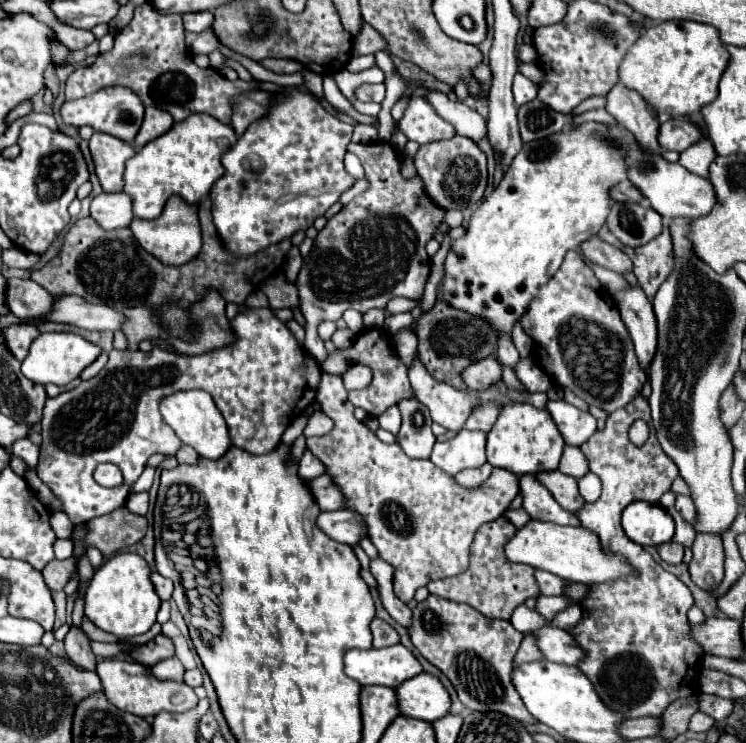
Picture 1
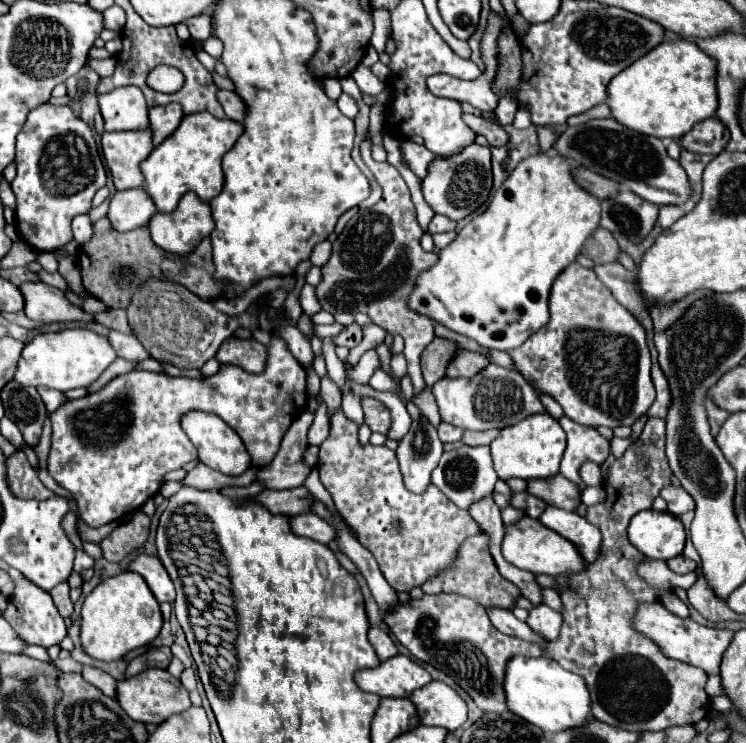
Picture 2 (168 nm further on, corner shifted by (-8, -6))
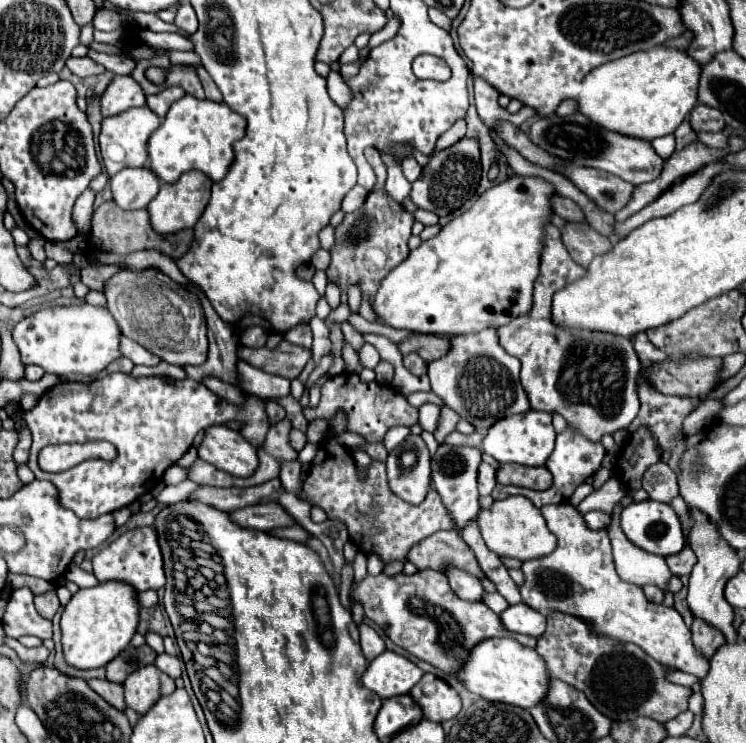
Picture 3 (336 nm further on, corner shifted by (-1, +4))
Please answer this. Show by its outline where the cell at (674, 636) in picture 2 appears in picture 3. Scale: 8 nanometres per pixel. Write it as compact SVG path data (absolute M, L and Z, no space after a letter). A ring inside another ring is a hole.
M567 502L543 506L541 514L547 520L547 528L557 536L557 548L549 556L525 560L521 564L521 572L525 576L525 582L519 586L523 604L541 612L543 616L563 612L581 618L589 624L593 634L617 642L637 644L655 662L703 680L709 672L709 662L705 662L705 658L693 650L689 628L685 626L681 614L675 608L649 602L641 586L623 582L617 576L607 532L589 530L583 516Z

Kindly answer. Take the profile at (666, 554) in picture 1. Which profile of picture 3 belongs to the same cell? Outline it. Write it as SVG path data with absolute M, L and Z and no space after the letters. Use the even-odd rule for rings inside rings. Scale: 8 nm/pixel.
M683 548L679 554L673 554L667 560L667 566L671 570L671 574L675 576L685 576L685 574L691 574L695 562L697 562L697 556L693 554L691 548Z

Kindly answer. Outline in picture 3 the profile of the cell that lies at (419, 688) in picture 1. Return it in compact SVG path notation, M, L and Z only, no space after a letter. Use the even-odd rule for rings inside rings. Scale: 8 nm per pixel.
M425 674L419 684L411 690L413 700L421 706L425 718L433 720L433 722L443 722L443 720L451 720L459 714L461 710L461 698L459 694L443 680L439 680L433 674ZM425 684L435 684L435 692L433 694L423 694L423 686Z

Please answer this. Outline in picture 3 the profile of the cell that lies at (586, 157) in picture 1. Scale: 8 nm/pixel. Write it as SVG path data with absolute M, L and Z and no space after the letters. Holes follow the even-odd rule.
M523 176L507 178L483 192L467 212L453 218L437 236L411 250L405 262L387 272L371 302L371 310L379 322L415 334L471 334L483 328L499 328L519 314L529 312L533 304L533 282L539 274L541 234L553 214L553 192L549 182Z

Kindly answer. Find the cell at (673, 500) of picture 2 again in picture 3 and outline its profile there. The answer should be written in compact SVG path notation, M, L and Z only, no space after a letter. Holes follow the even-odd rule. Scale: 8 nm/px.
M657 462L643 474L643 488L651 500L671 502L679 494L677 474L665 462Z

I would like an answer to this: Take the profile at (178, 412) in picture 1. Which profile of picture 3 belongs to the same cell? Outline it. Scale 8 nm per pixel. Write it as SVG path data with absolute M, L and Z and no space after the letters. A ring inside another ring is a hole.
M227 426L207 428L205 440L199 446L199 458L231 476L241 478L249 478L259 466L257 448Z

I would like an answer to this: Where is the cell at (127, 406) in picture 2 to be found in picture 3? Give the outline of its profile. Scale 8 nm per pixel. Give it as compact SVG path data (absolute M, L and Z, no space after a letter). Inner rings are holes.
M109 374L103 380L93 380L93 382L59 382L57 386L49 388L31 410L25 410L25 426L31 432L31 458L29 458L29 468L33 470L37 480L47 480L57 488L57 496L63 508L73 510L79 518L97 518L101 514L115 512L119 508L129 506L131 502L139 500L143 494L147 494L153 486L163 482L163 474L169 466L173 466L193 444L193 438L199 430L209 428L213 424L225 424L229 420L239 420L243 422L241 434L253 444L261 446L265 440L265 434L269 430L265 406L257 396L245 396L243 406L233 406L213 394L205 384L193 382L191 378L187 380L173 380L165 382L159 376L151 378L131 378L129 374ZM91 440L107 440L115 444L119 450L117 458L111 462L105 460L85 460L65 472L59 474L49 474L43 472L37 466L37 454L41 448L49 444L65 444L65 442L91 442Z

